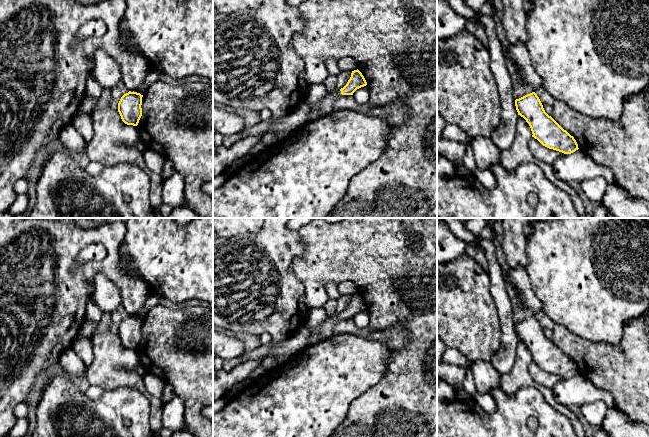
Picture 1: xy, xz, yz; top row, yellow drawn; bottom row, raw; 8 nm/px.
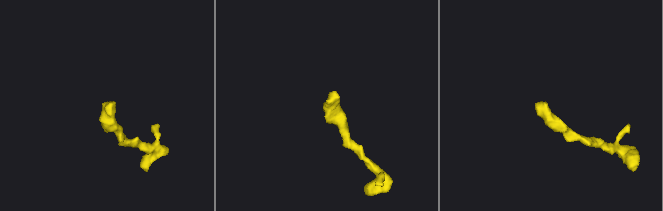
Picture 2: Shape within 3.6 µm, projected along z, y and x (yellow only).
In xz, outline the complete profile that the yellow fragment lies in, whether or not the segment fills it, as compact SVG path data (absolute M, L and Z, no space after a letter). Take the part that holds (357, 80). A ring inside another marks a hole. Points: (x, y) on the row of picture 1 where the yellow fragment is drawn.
M357 69L352 71L351 77L347 84L339 89L333 91L327 91L326 95L323 97L319 103L319 110L323 116L329 115L333 111L334 101L341 95L353 95L353 93L367 85L367 82L362 75L362 73Z

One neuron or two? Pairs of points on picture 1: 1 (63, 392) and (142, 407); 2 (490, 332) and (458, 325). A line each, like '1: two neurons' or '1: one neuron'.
1: one neuron
2: one neuron

